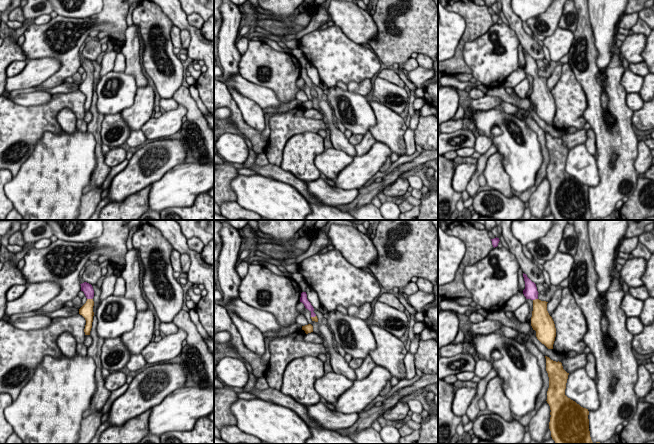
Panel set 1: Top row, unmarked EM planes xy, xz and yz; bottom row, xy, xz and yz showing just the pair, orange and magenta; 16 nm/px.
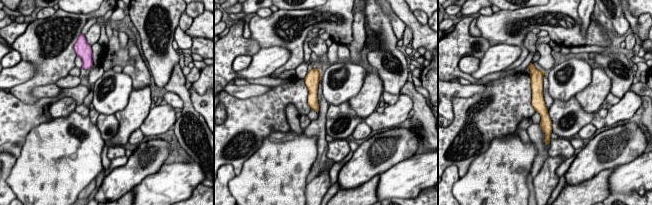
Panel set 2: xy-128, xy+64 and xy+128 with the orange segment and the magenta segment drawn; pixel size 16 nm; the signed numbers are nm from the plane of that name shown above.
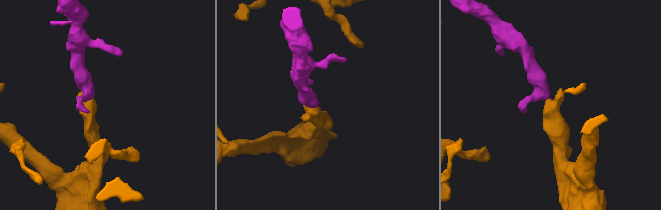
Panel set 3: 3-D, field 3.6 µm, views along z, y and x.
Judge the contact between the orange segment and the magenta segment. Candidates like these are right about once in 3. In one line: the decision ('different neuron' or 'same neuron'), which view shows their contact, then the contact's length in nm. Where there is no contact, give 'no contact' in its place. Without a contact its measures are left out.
same neuron; contact in xy; length 100 nm

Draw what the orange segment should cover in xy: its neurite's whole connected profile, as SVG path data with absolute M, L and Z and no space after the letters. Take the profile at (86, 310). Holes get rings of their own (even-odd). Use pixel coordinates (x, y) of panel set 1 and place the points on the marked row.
M84 282L81 285L81 291L84 292L87 301L86 303L79 309L79 314L82 315L85 320L86 320L86 325L85 325L85 335L90 335L90 331L92 328L92 322L93 322L93 306L94 306L94 290L91 284Z

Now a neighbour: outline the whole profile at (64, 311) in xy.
M62 307L58 310L55 310L51 313L46 313L43 315L49 316L50 318L58 318L58 317L70 317L79 314L79 309L75 307Z

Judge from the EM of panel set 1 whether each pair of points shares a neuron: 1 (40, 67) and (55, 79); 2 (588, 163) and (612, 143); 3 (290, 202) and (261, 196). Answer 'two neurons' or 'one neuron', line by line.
1: two neurons
2: two neurons
3: one neuron

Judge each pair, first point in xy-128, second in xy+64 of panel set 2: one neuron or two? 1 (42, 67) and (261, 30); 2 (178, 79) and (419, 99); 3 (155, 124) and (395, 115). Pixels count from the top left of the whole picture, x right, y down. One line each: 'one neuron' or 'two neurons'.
1: one neuron
2: one neuron
3: one neuron

